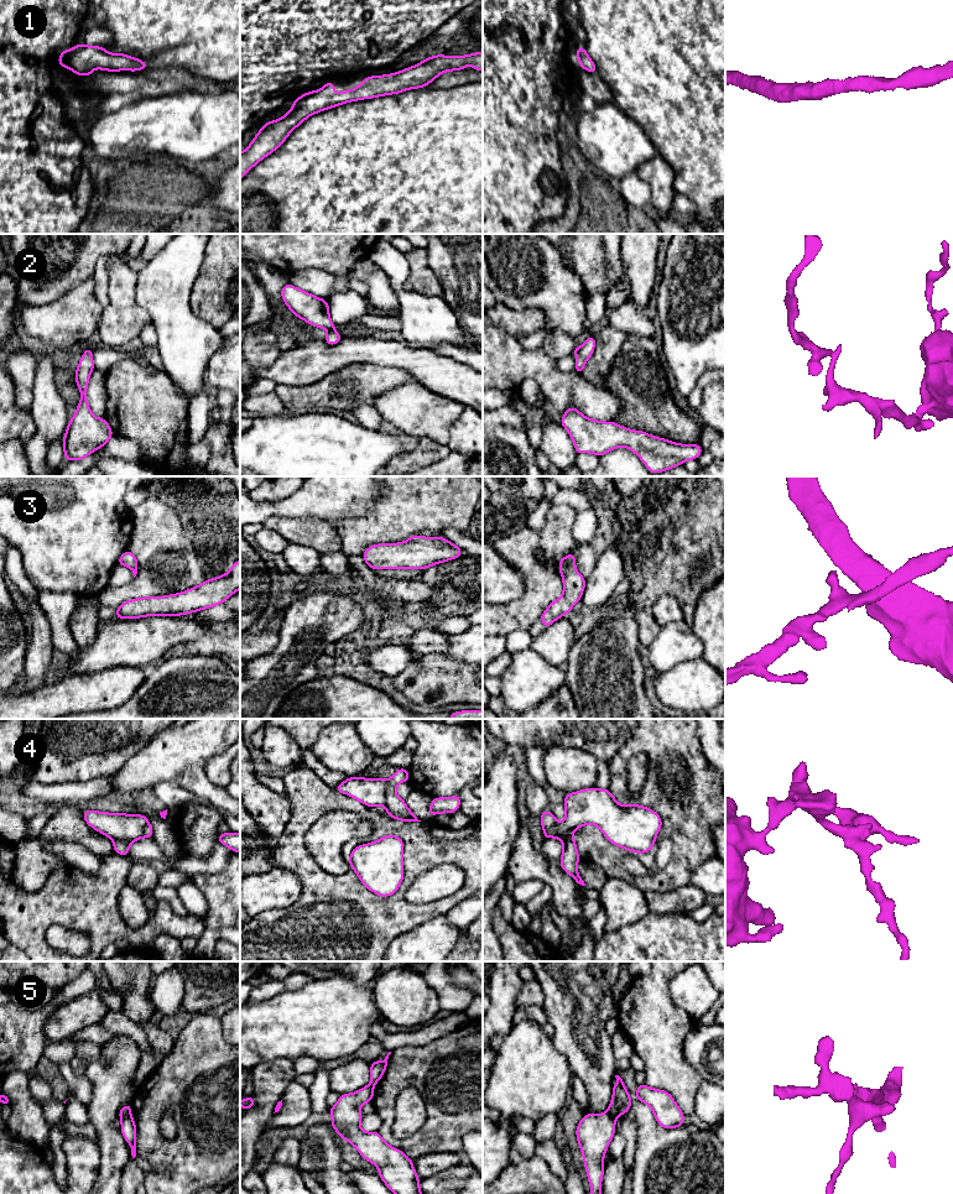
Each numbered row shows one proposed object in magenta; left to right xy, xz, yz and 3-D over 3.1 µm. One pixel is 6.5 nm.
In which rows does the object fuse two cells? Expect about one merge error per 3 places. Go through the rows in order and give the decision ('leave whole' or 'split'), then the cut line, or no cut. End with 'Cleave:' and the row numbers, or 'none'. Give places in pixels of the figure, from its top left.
1: leave whole; no cut
2: split; cut in xz along (333, 328), (329, 330)
3: leave whole; no cut
4: split; cut in xz along (388, 780), (386, 801), (384, 804)
5: split; cut in xy along (129, 1112), (120, 1119)
Cleave: 2, 4, 5

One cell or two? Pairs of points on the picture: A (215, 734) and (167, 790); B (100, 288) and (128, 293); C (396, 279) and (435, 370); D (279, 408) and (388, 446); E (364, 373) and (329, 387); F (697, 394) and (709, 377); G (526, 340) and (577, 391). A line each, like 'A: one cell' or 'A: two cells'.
A: two cells
B: two cells
C: two cells
D: two cells
E: one cell
F: one cell
G: two cells

